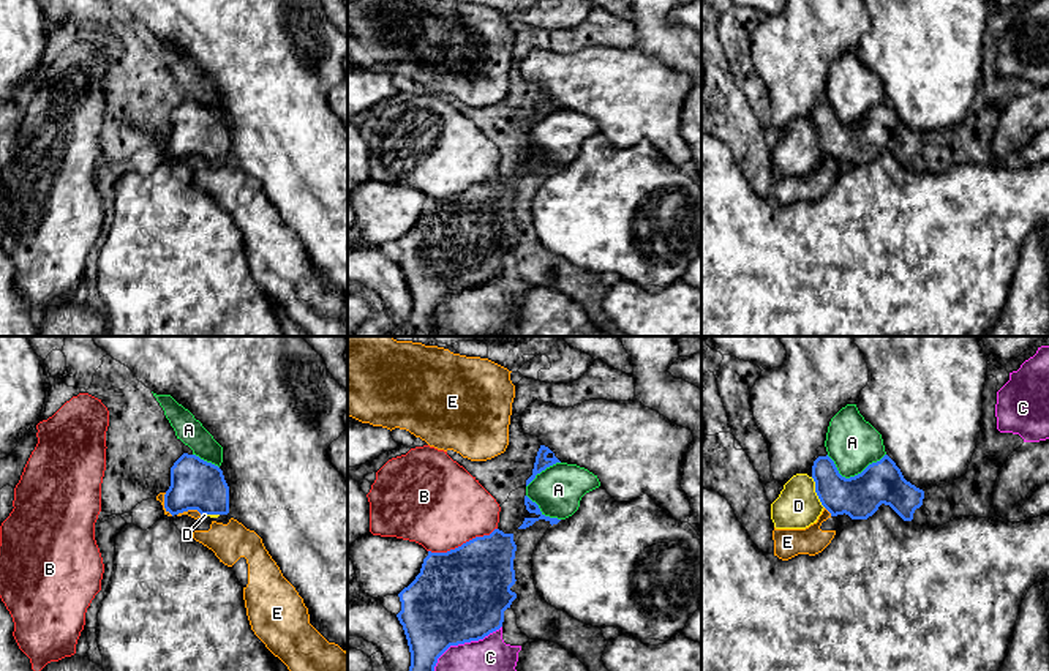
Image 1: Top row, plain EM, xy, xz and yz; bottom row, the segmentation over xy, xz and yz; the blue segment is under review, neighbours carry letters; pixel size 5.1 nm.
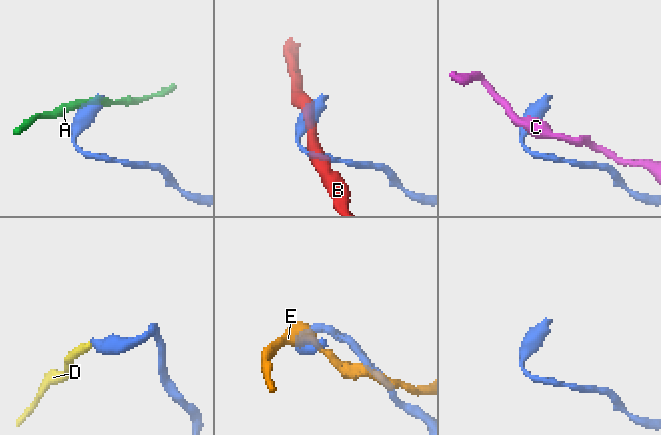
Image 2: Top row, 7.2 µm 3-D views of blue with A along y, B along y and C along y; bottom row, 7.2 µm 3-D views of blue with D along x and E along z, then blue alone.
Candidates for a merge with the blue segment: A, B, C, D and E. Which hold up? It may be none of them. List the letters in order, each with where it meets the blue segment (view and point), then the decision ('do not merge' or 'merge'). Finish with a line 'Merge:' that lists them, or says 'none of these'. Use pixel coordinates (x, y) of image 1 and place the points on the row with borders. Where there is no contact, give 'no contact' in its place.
A: meets blue in yz at (855, 476); do not merge
B: meets blue in xz at (463, 543); do not merge
C: meets blue in xz at (463, 643); do not merge
D: meets blue in yz at (815, 491); merge
E: meets blue in yz at (828, 510); do not merge
Merge: D

